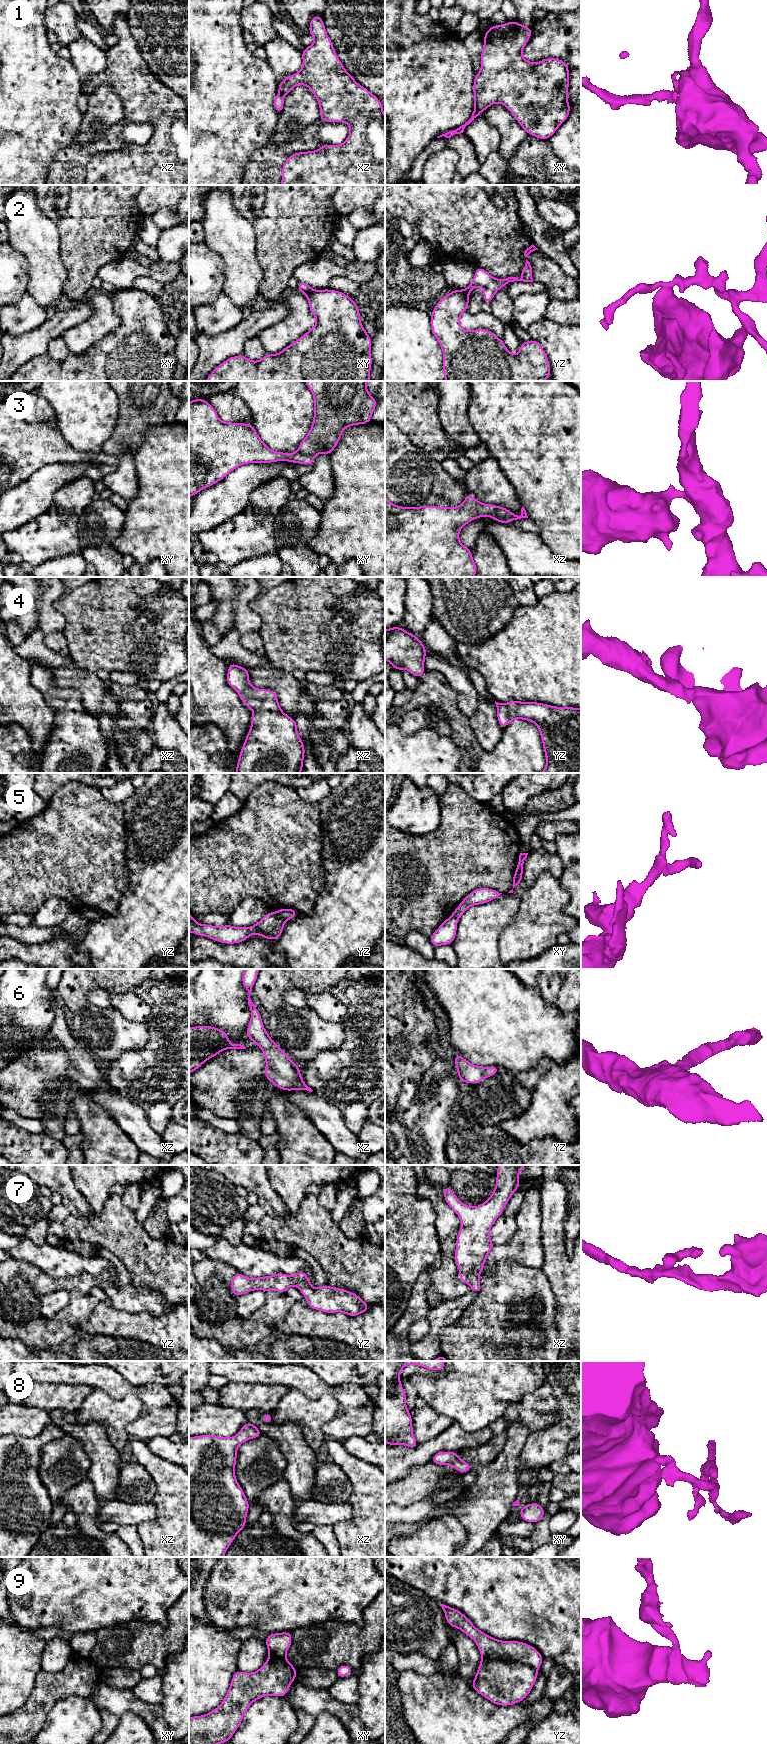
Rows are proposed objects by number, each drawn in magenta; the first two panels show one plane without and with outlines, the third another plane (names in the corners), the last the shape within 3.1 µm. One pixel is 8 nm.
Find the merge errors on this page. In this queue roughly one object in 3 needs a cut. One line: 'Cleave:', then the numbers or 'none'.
Cleave: 1, 2, 3, 5, 9

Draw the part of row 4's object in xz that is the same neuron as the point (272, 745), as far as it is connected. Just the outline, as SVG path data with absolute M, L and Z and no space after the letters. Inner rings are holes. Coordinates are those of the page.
M228 664L227 684L254 712L236 773L300 773L305 746L297 732L297 721L282 711L274 691L253 687L249 678L249 669Z

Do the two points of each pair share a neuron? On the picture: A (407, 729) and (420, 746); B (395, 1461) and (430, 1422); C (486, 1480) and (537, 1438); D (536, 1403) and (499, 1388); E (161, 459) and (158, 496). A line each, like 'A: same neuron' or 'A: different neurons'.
A: different neurons
B: different neurons
C: different neurons
D: different neurons
E: same neuron

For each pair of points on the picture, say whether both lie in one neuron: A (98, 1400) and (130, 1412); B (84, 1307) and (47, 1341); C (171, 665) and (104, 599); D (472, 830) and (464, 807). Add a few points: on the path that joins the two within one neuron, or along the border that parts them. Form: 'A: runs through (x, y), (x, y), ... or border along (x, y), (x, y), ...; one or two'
A: runs through (106, 1408), (122, 1411); one
B: runs through (75, 1314), (56, 1332); one
C: runs through (150, 657), (144, 656), (139, 652), (107, 620); one
D: runs through (466, 824), (464, 822), (464, 813); one

